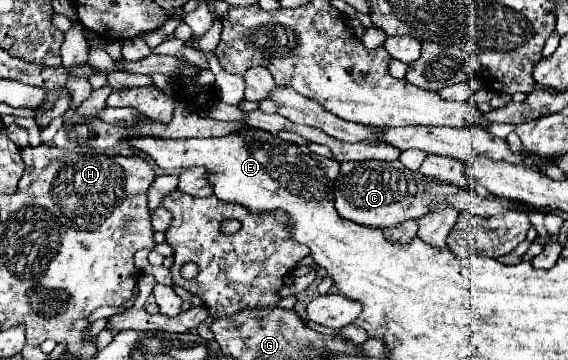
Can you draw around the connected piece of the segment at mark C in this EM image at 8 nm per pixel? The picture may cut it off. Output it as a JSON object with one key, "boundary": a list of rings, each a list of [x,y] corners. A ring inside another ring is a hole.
{"boundary":[[[366,160],[366,162],[342,162],[340,174],[334,182],[334,196],[336,196],[336,210],[342,218],[352,220],[362,226],[374,228],[388,228],[402,220],[402,214],[418,214],[418,218],[426,216],[428,212],[436,210],[438,206],[450,206],[456,210],[468,210],[472,214],[492,216],[498,210],[512,208],[512,204],[504,198],[480,198],[468,190],[458,190],[456,186],[442,184],[436,180],[428,180],[418,172],[408,170],[398,160],[394,162],[380,162],[380,160]]]}

